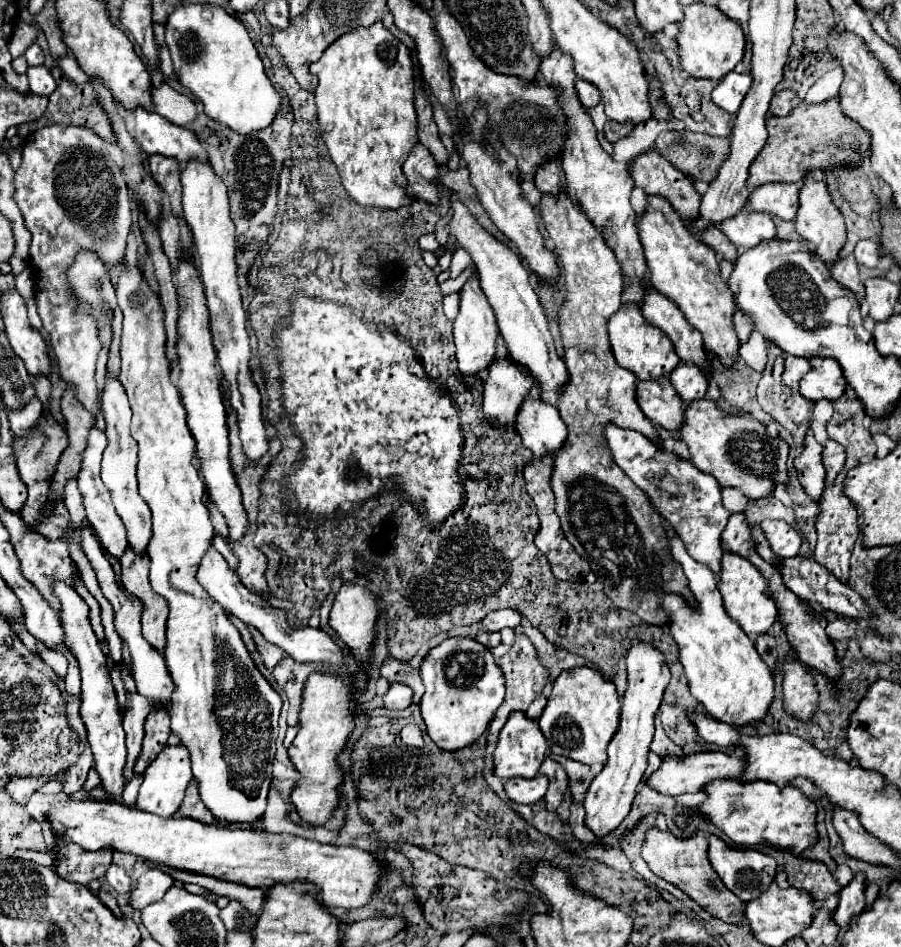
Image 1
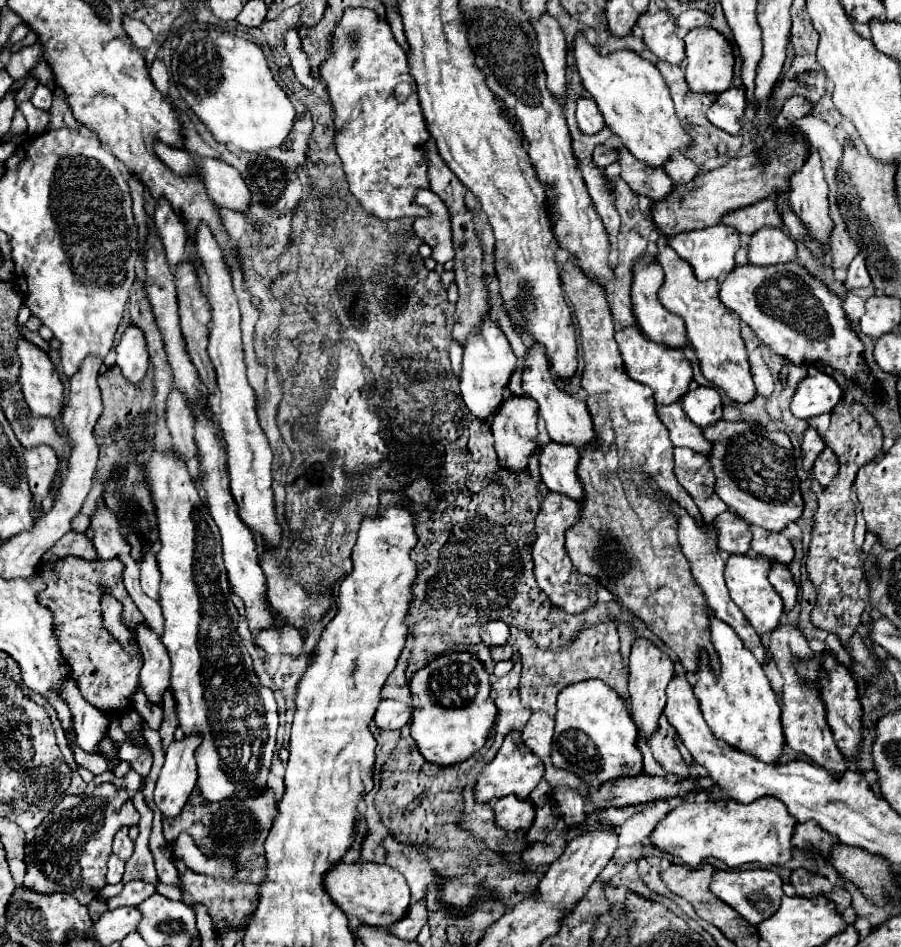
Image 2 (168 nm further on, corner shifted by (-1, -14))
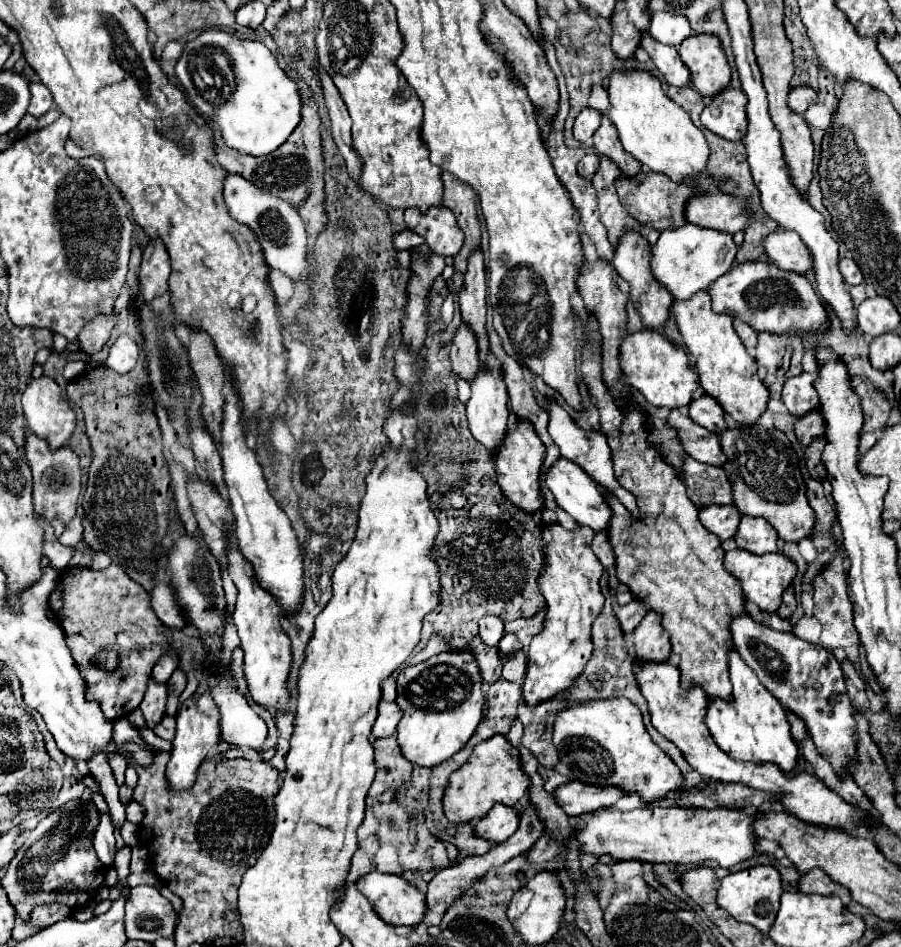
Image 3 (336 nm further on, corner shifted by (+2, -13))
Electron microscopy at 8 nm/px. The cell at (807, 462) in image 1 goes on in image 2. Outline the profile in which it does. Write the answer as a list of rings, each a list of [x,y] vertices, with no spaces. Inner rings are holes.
[[[808,427],[802,435],[802,455],[804,455],[804,469],[810,471],[814,465],[814,459],[820,455],[820,451],[826,447],[824,437],[816,431],[816,427]]]

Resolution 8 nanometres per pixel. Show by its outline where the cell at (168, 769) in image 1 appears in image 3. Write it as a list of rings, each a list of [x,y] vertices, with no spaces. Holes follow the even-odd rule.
[[[203,694],[199,700],[187,700],[185,706],[177,714],[177,736],[173,740],[173,750],[171,750],[171,760],[167,764],[165,776],[169,782],[169,790],[173,792],[185,792],[193,788],[197,770],[207,758],[209,750],[219,742],[219,710],[211,698],[211,694]]]

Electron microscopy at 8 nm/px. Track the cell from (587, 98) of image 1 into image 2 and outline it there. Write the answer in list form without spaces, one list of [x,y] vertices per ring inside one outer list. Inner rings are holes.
[[[590,97],[578,99],[576,117],[578,117],[580,131],[586,133],[586,135],[594,135],[594,133],[598,133],[604,127],[604,119],[600,115],[600,109],[596,107],[594,99],[590,99]]]

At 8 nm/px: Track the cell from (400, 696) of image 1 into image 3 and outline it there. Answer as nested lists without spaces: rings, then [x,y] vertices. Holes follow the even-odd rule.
[[[469,650],[443,652],[401,670],[397,678],[397,702],[379,702],[379,716],[373,724],[373,736],[381,738],[397,730],[399,746],[405,758],[417,766],[433,768],[467,744],[481,722],[483,704],[485,696],[481,690],[481,672],[473,654]]]

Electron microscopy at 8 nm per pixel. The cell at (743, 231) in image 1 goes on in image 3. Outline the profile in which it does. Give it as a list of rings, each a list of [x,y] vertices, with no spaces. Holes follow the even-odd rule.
[[[775,230],[763,240],[763,248],[767,258],[783,270],[793,270],[797,274],[805,274],[813,264],[809,258],[809,250],[805,250],[805,244],[797,234],[787,230]]]

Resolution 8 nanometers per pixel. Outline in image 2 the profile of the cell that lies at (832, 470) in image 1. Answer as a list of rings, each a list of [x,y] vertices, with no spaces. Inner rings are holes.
[[[826,447],[814,461],[814,467],[812,467],[812,475],[814,479],[822,485],[822,487],[828,487],[828,483],[836,477],[838,473],[838,457],[836,453]]]

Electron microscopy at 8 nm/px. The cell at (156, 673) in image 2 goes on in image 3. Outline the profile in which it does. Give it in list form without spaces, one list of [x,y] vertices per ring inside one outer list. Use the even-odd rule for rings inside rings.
[[[149,678],[145,698],[143,698],[141,706],[139,706],[143,710],[143,716],[145,716],[147,724],[149,724],[149,728],[153,728],[159,722],[159,718],[163,718],[165,700],[167,700],[167,686],[157,682],[155,678]]]

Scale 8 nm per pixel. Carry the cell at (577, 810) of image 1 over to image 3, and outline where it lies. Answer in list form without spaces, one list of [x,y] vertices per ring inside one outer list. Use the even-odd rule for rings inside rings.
[[[539,766],[539,774],[541,774],[543,782],[545,782],[545,790],[547,790],[551,796],[553,796],[553,792],[555,792],[561,784],[567,784],[567,782],[569,782],[567,776],[563,776],[563,774],[559,774],[559,772],[551,770],[551,768]]]

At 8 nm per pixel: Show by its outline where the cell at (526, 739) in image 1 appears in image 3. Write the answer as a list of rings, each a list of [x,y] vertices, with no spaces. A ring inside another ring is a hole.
[[[495,734],[491,740],[477,744],[469,760],[457,772],[451,774],[443,798],[445,816],[449,818],[449,822],[469,822],[481,818],[481,814],[487,814],[495,802],[513,806],[523,796],[527,796],[529,784],[531,780],[521,768],[519,750],[503,734]]]

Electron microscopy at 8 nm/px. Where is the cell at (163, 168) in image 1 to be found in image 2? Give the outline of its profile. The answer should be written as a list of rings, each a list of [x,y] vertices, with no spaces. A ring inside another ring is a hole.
[[[166,199],[158,201],[156,215],[154,215],[154,225],[156,225],[156,235],[160,237],[160,241],[164,245],[168,265],[174,271],[176,263],[184,263],[184,259],[186,259],[186,255],[184,255],[186,253],[184,251],[186,233],[184,233],[182,221],[172,211],[172,207],[166,203]]]

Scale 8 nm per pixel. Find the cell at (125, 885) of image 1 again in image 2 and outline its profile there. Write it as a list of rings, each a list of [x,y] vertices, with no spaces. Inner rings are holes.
[[[110,855],[108,857],[108,883],[120,883],[122,881],[122,873],[124,873],[124,861],[118,855]]]

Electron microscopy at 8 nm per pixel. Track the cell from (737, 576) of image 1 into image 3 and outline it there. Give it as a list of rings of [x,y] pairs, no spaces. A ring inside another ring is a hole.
[[[741,548],[725,554],[725,570],[739,580],[745,600],[757,604],[761,612],[769,612],[769,614],[777,612],[777,608],[781,606],[781,594],[791,584],[791,580],[795,578],[795,572],[797,572],[795,564],[781,552],[755,556],[755,554],[741,550]]]

